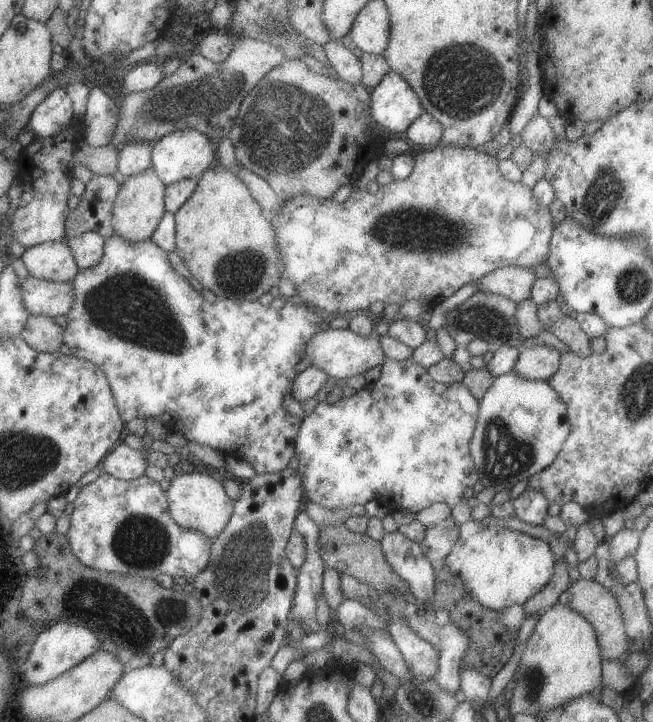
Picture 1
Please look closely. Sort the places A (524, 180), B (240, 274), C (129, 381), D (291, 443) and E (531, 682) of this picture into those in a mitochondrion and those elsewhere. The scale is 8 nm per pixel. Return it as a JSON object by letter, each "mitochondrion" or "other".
{"A":"other","B":"mitochondrion","C":"other","D":"other","E":"mitochondrion"}

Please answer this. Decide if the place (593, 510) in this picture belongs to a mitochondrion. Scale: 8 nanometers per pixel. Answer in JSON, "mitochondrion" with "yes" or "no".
{"mitochondrion":"no"}

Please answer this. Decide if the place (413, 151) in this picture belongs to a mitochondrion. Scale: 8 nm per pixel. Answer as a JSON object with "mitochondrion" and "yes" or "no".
{"mitochondrion":"no"}

